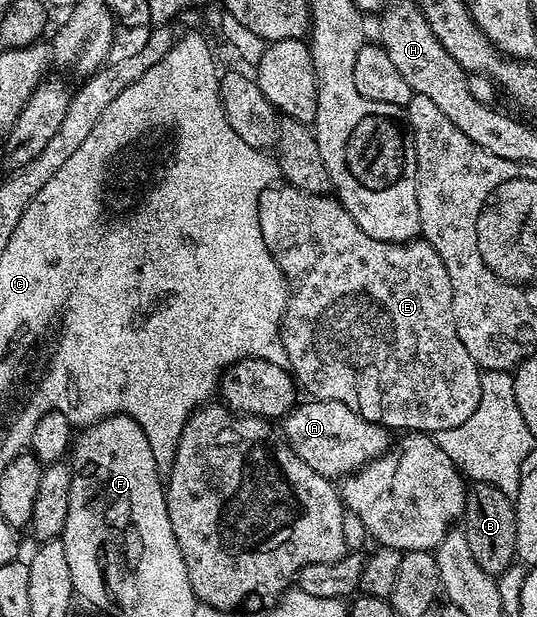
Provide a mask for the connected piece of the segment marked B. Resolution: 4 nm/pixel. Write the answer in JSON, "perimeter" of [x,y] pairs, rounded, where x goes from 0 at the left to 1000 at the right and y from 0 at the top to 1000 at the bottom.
{"perimeter":[[[883,783],[866,807],[862,861],[870,885],[877,885],[877,904],[899,917],[914,935],[931,935],[963,908],[963,825],[957,806],[937,801],[914,784]]]}

